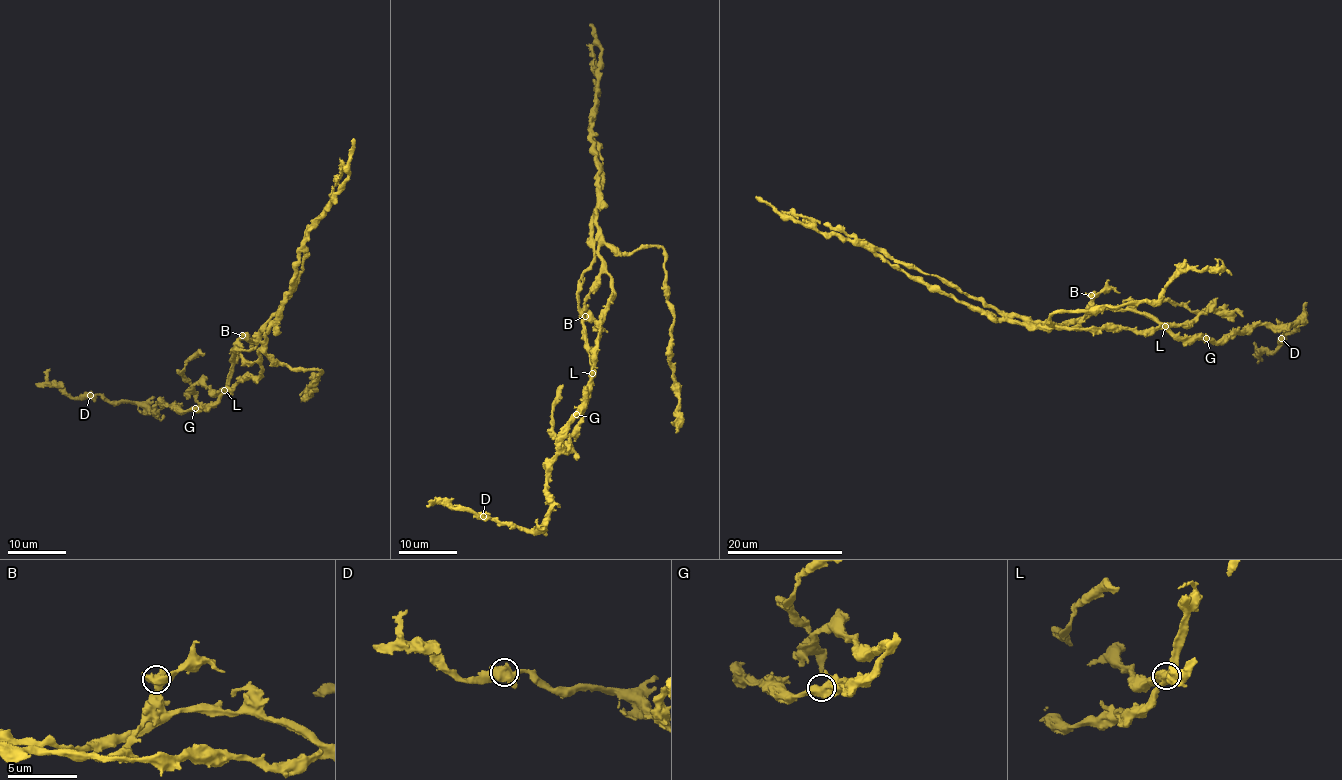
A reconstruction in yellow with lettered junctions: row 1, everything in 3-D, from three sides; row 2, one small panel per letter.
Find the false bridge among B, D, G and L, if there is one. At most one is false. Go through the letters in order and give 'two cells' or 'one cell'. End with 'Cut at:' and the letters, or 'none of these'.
B: one cell
D: one cell
G: one cell
L: two cells
Cut at: L

